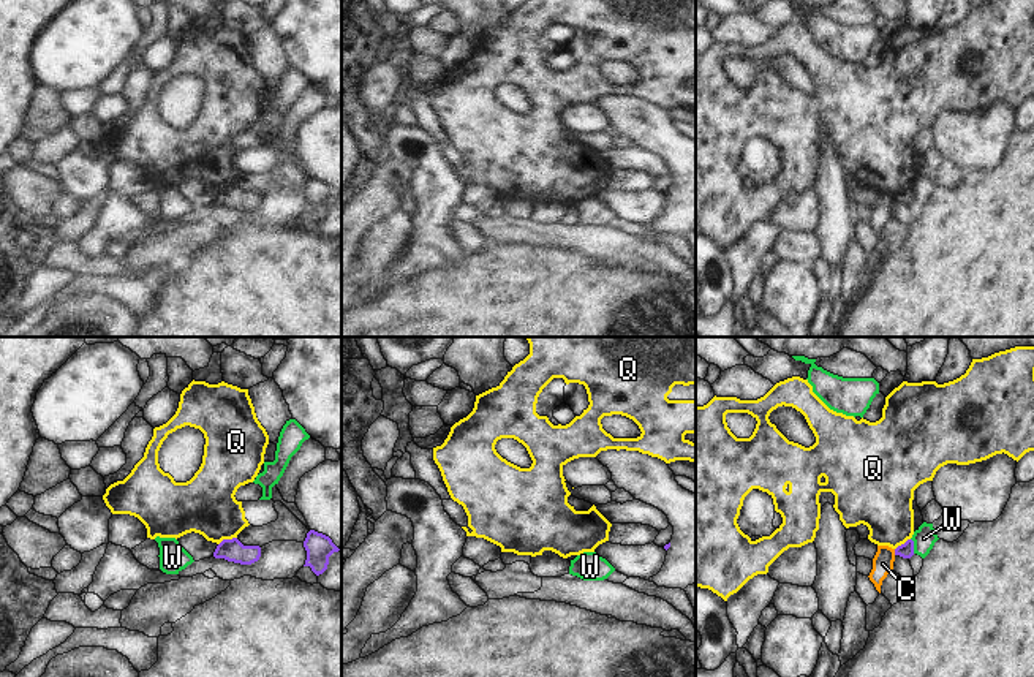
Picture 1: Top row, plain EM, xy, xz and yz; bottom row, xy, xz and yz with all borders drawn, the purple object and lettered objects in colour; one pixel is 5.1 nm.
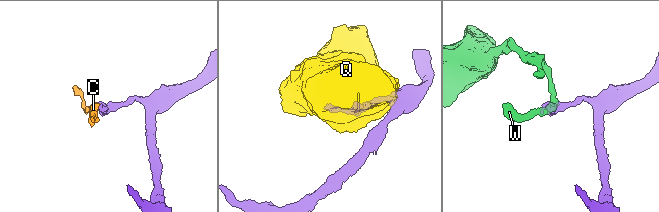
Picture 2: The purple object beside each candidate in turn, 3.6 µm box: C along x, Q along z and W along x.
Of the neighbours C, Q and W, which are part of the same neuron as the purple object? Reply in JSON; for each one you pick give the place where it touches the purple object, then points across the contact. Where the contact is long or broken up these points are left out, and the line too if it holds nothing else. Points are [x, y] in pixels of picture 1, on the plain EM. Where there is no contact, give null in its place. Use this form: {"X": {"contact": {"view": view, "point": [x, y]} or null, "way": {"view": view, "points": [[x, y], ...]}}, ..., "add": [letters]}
{"add": []}

